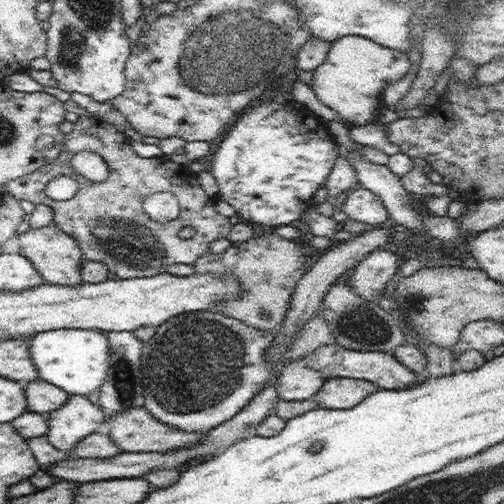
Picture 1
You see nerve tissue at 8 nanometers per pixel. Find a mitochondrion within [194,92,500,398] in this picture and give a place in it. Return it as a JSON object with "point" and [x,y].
{"point":[362,326]}

